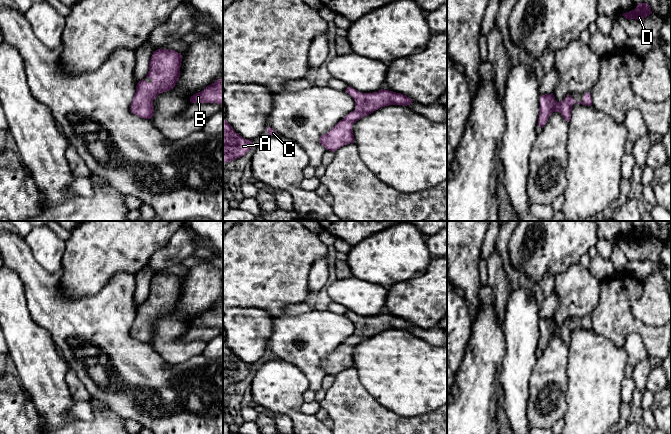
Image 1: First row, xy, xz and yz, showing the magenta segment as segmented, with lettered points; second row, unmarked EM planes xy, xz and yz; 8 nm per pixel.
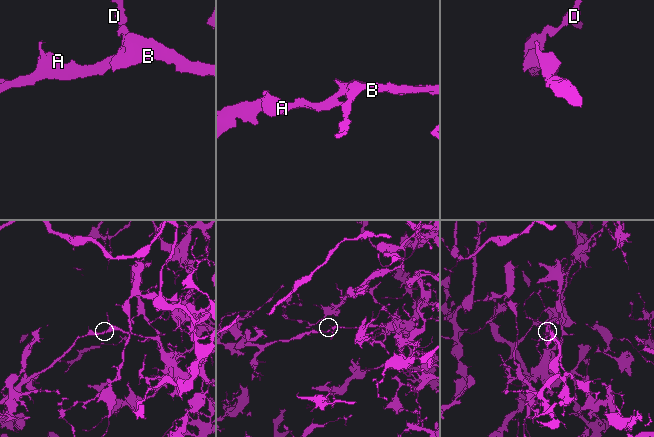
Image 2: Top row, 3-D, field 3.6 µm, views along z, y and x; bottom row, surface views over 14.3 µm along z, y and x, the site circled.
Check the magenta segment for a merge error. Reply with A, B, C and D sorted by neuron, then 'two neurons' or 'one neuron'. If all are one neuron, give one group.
A C / B D | two neurons

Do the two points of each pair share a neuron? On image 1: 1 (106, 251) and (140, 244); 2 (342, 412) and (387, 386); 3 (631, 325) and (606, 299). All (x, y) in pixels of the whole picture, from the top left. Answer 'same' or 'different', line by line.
1: same
2: different
3: same

